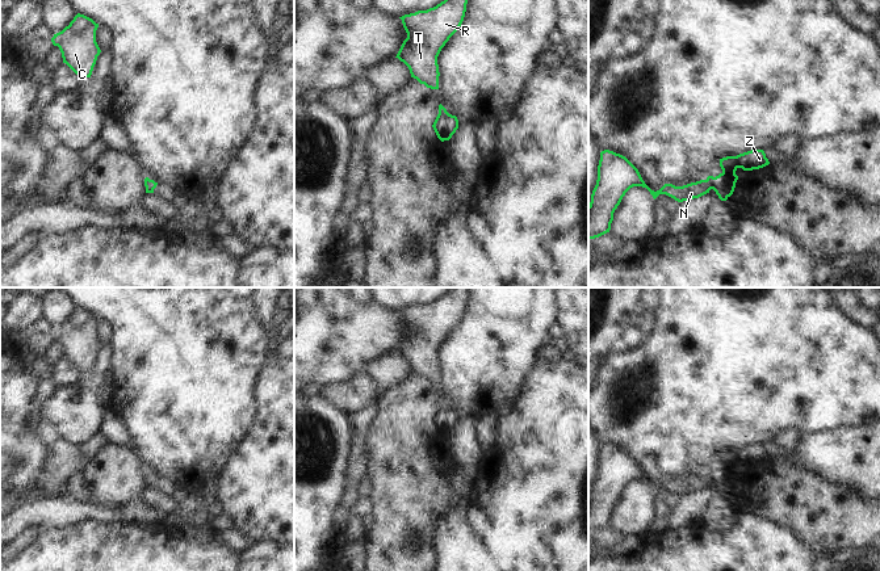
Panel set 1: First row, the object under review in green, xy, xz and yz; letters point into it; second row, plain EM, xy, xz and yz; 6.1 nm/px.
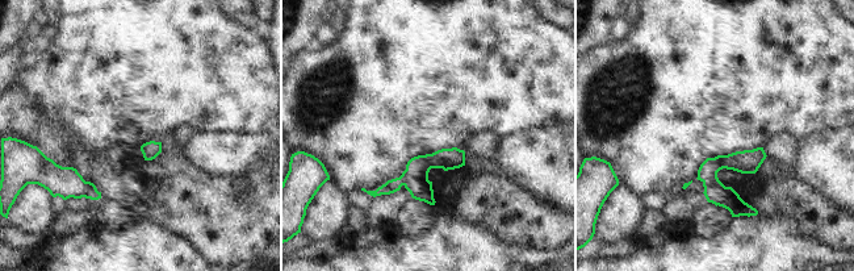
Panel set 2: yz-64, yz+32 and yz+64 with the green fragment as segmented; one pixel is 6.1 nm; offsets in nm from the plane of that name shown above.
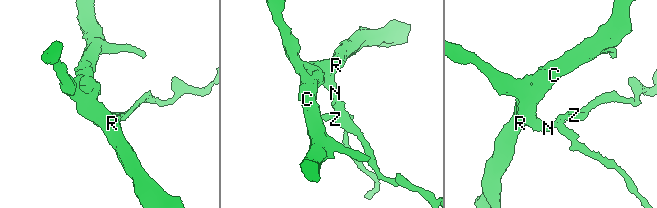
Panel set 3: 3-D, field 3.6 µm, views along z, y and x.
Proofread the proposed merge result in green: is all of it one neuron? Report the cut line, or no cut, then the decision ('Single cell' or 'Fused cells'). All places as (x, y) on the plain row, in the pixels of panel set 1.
Split along yz (707, 473), (712, 482). Fused cells.

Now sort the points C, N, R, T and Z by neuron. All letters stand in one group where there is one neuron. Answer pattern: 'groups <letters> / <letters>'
groups C N R T / Z

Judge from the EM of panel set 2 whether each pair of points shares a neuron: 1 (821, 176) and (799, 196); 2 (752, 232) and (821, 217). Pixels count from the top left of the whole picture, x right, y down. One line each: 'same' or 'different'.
1: different
2: different

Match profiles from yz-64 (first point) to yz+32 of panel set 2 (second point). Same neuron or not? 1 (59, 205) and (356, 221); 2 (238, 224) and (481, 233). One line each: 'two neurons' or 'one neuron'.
1: one neuron
2: two neurons

